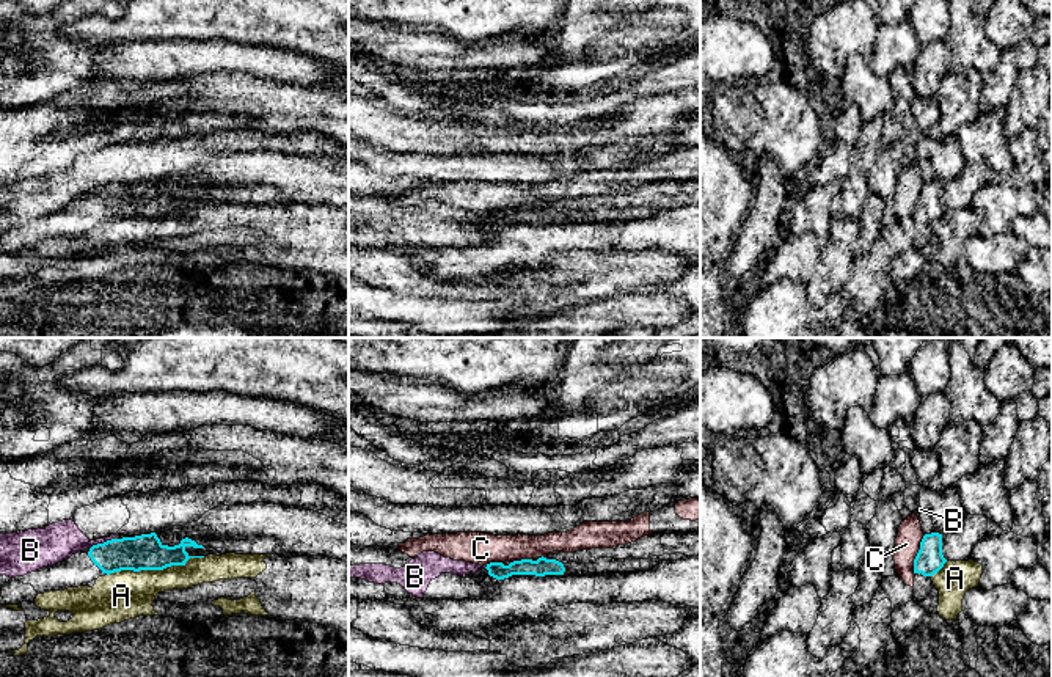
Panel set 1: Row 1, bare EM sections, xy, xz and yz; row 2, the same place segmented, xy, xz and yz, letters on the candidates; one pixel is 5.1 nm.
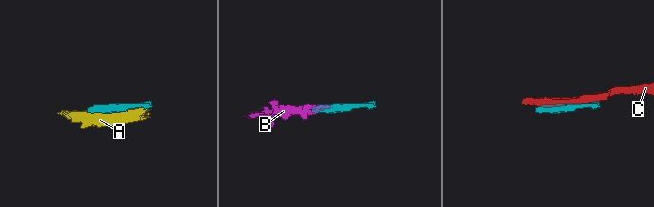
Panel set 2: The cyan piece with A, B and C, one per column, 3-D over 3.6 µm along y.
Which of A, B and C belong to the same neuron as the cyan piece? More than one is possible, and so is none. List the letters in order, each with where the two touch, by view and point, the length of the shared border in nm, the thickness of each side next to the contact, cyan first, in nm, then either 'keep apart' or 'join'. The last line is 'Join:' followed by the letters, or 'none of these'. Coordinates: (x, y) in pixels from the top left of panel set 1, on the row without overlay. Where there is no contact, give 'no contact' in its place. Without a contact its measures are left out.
A: xy (156, 217) | 500 nm | 180/260 nm | keep apart
B: xy (101, 192) | 140 nm | 180/190 nm | keep apart
C: yz (917, 203) | 220 nm | 140/130 nm | keep apart
Join: none of these

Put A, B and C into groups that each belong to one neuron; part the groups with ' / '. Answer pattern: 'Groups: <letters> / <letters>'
Groups: A / B / C

